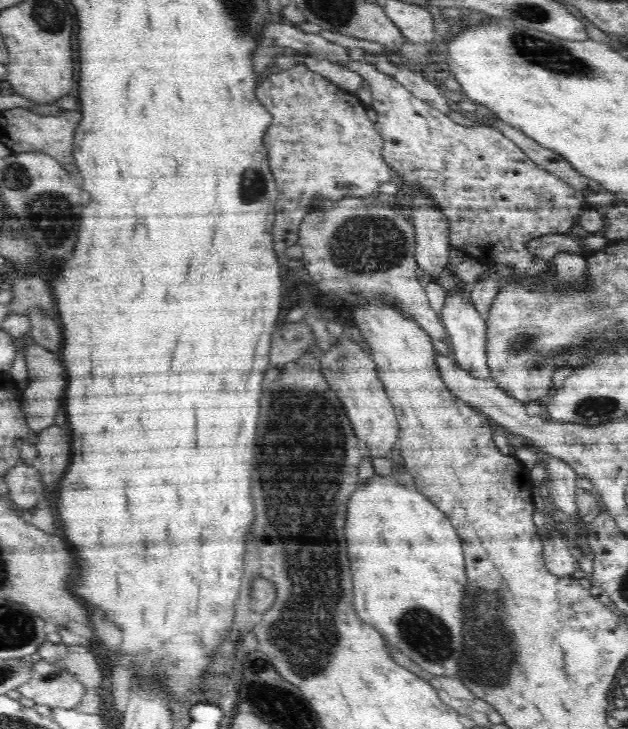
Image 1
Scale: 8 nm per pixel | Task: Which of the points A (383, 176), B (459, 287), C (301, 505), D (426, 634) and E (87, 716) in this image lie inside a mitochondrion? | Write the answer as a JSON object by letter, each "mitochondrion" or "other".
{"A":"other","B":"other","C":"mitochondrion","D":"mitochondrion","E":"other"}

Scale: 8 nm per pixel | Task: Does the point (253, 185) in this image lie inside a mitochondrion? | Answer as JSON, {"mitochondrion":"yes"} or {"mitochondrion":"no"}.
{"mitochondrion":"yes"}

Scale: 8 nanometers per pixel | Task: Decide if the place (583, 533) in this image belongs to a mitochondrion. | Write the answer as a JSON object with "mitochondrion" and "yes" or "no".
{"mitochondrion":"no"}

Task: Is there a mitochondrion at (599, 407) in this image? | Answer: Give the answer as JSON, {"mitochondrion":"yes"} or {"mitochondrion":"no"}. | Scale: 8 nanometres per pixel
{"mitochondrion":"yes"}

